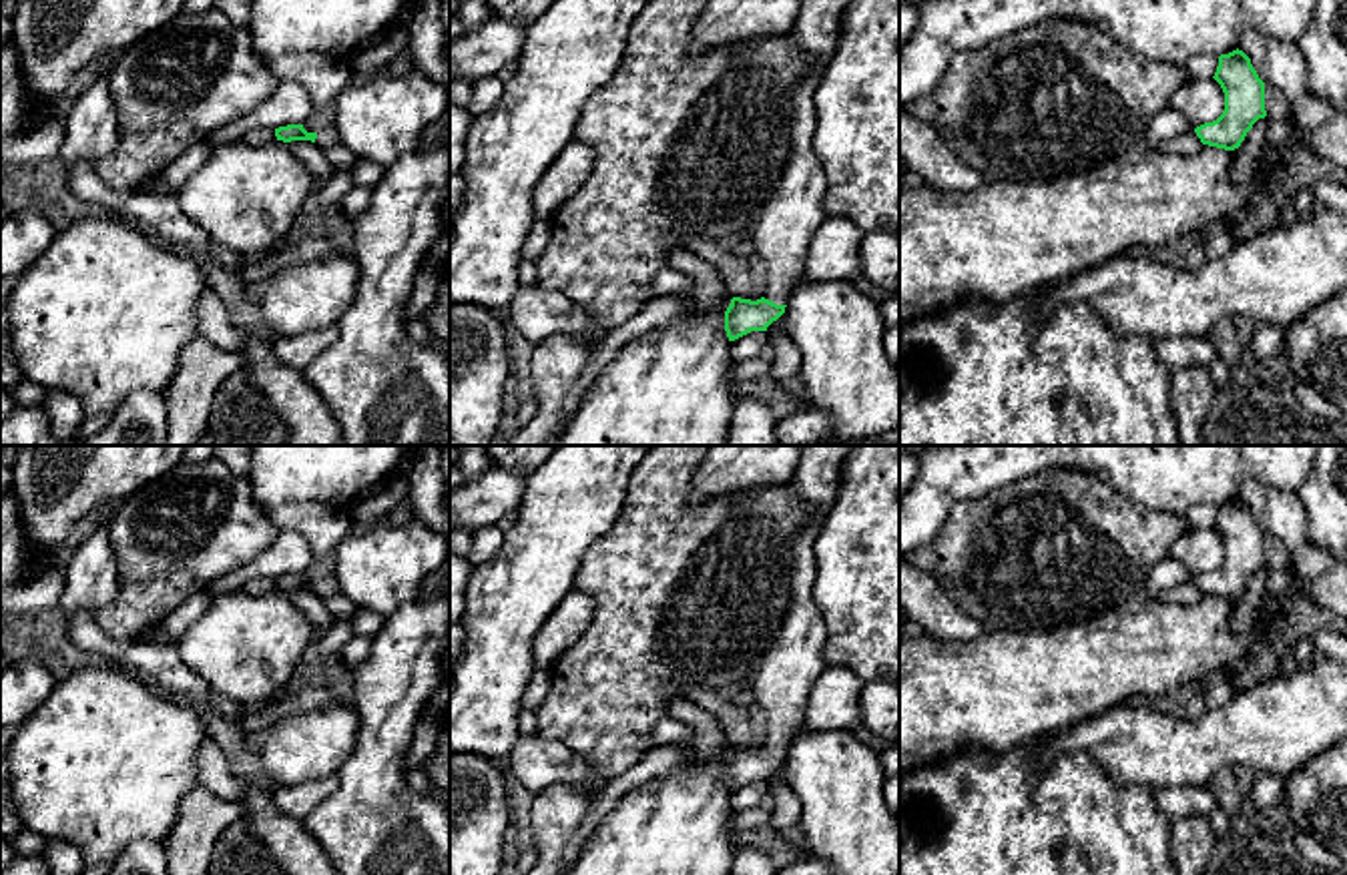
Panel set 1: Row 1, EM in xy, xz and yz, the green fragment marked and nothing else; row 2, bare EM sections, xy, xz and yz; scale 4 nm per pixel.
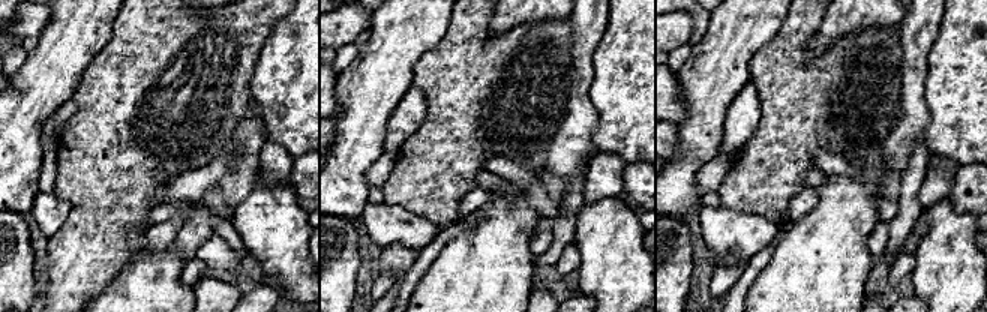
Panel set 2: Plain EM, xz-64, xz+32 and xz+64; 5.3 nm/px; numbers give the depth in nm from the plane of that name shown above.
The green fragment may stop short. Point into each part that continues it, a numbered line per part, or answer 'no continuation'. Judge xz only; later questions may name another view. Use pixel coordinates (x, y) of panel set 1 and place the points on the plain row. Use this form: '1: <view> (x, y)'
1: xz (783, 677)

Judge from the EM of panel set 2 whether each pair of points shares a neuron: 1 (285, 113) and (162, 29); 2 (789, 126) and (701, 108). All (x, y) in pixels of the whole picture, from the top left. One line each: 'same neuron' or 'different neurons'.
1: different neurons
2: different neurons

